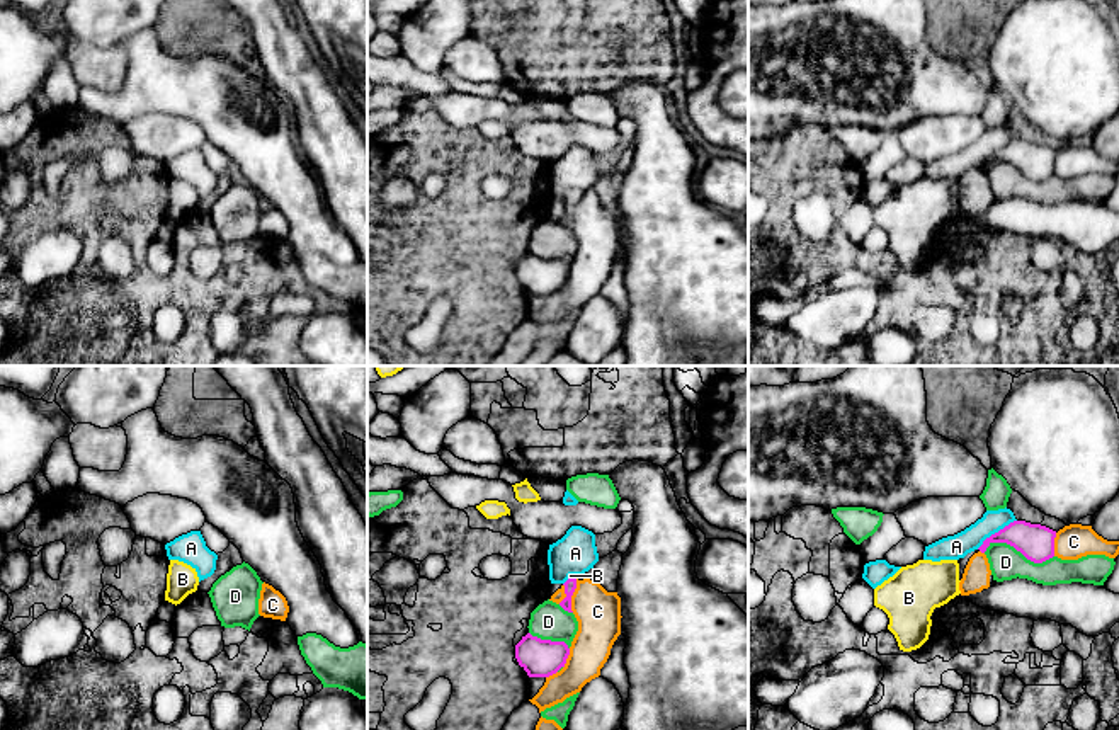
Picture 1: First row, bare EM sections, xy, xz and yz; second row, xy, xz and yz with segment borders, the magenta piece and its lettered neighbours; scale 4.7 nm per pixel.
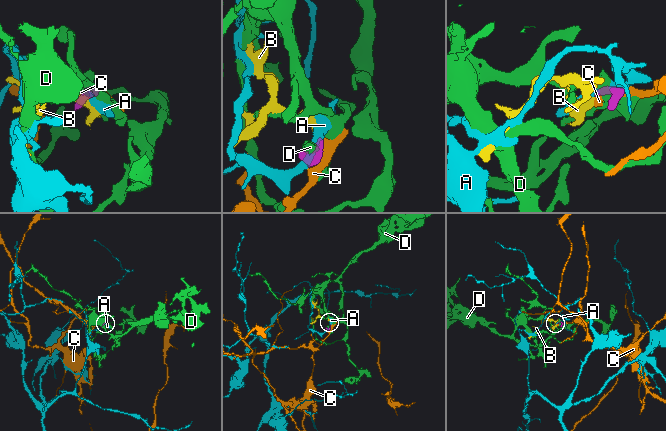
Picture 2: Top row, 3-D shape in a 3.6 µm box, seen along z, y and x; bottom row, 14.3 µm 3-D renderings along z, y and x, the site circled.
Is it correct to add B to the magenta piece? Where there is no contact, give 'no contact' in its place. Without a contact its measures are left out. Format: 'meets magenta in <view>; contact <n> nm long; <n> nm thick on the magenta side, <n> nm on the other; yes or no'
meets magenta in xz; contact 40 nm long; 60 nm thick on the magenta side, 20 nm on the other; yes

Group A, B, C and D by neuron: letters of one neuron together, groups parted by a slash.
A / B / C / D

